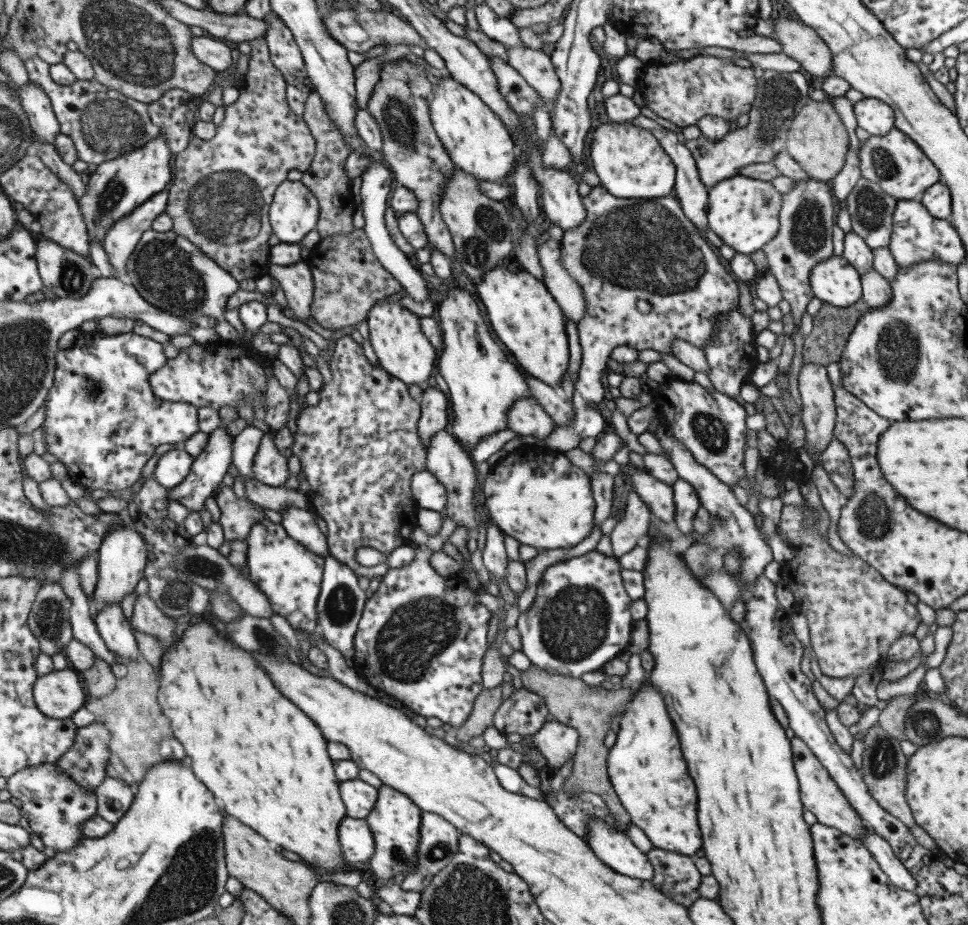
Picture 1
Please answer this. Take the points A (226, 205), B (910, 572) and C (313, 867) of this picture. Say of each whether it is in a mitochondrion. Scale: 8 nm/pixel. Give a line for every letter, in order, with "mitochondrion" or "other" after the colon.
A: mitochondrion
B: other
C: other

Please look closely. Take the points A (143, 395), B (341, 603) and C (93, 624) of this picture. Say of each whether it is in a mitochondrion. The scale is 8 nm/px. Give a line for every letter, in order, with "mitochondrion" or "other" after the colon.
A: other
B: mitochondrion
C: other

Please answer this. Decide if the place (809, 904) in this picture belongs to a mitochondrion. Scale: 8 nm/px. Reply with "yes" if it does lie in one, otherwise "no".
no

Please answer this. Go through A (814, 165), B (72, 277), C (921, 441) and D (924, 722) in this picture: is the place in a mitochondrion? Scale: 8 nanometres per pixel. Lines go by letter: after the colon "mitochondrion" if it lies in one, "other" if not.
A: other
B: mitochondrion
C: other
D: mitochondrion

